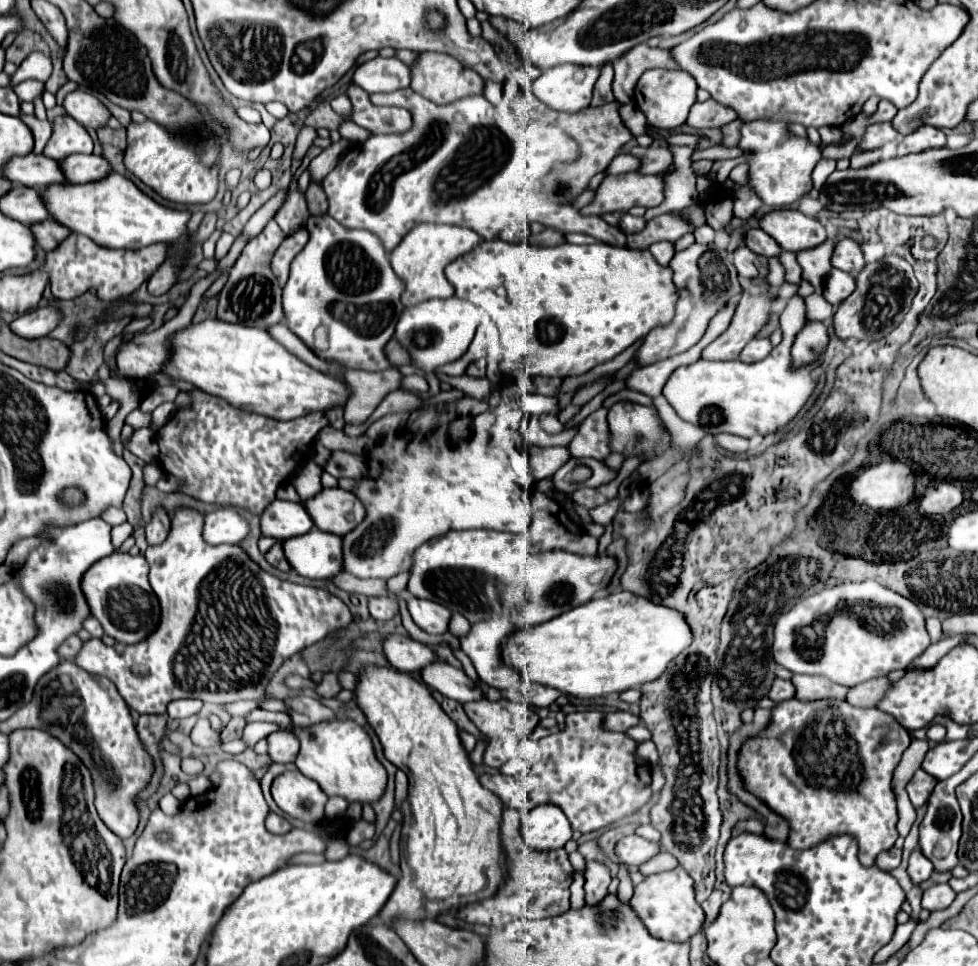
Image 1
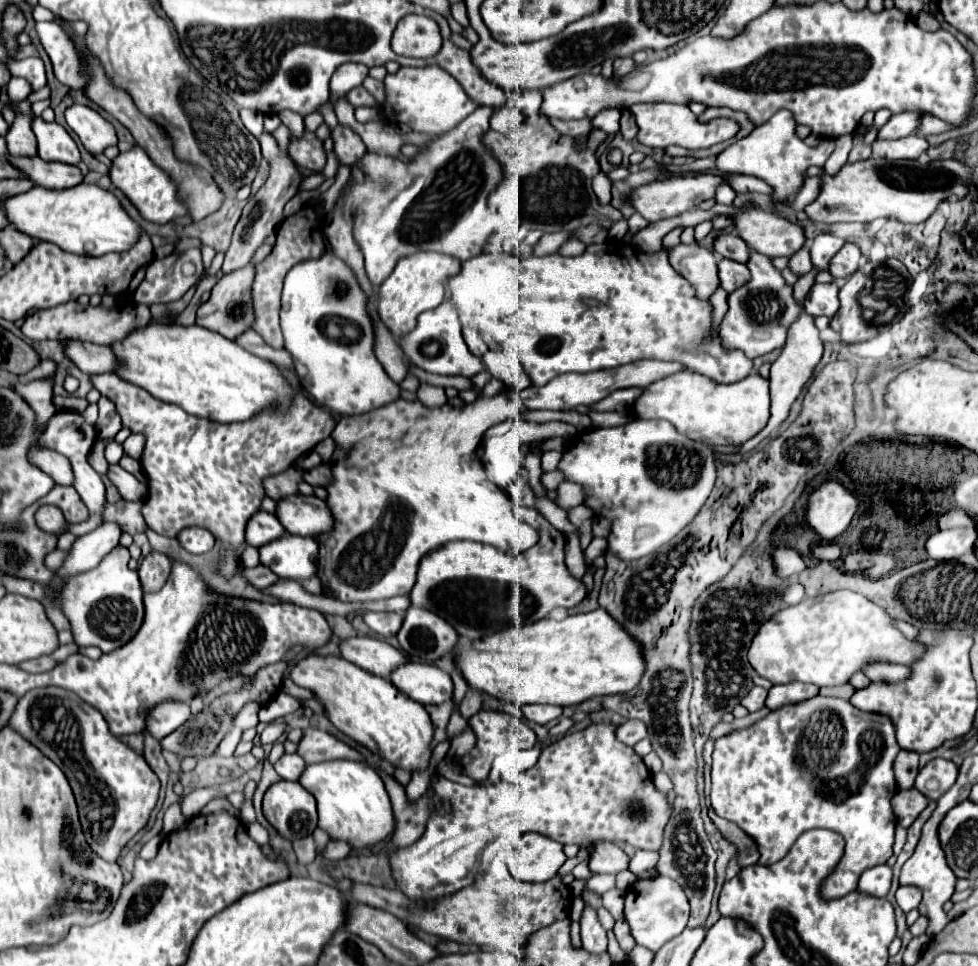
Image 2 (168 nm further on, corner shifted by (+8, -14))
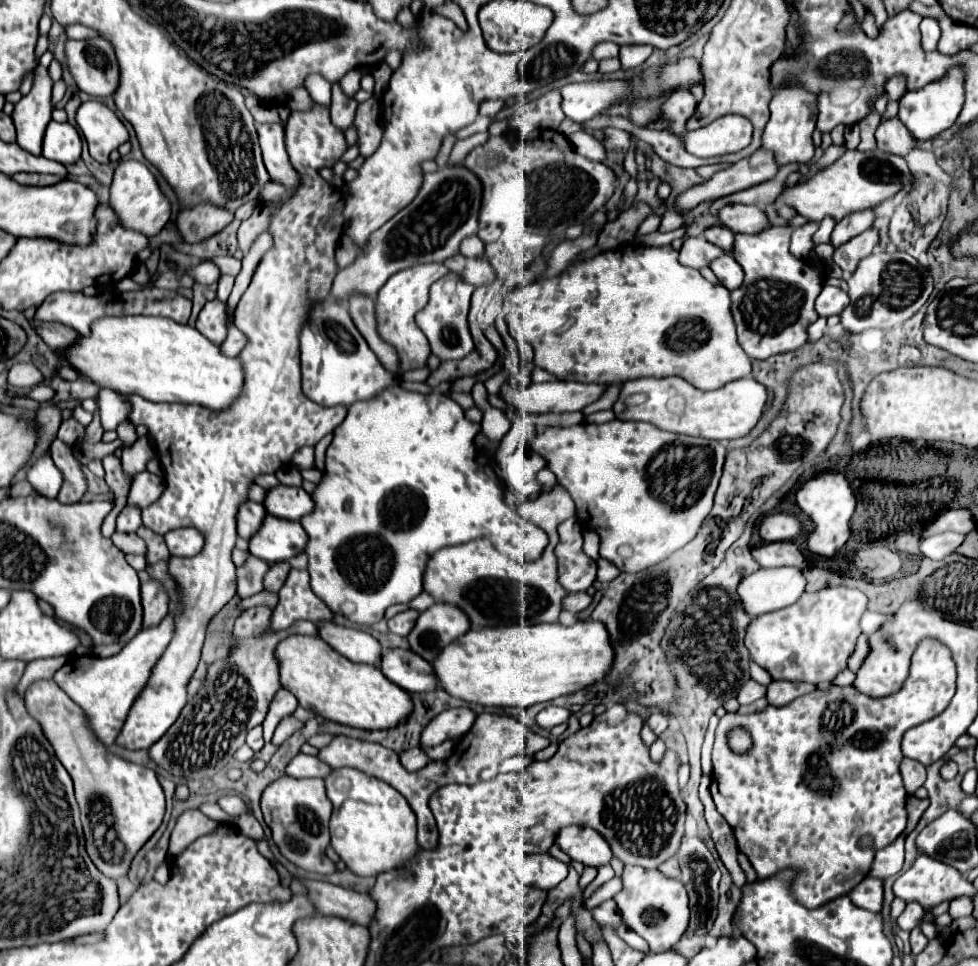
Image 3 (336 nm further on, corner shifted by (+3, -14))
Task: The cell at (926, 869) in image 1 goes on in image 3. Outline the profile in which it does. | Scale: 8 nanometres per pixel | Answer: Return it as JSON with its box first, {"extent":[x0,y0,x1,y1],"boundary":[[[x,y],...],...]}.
{"extent":[897,902,923,930],"boundary":[[[907,902],[905,910],[901,912],[901,916],[897,918],[897,924],[903,930],[913,930],[917,926],[917,922],[923,918],[923,908],[919,902]]]}

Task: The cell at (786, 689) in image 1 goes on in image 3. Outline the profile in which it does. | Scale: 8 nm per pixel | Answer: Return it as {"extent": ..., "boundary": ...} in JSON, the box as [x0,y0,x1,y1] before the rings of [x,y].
{"extent":[737,680,767,704],"boundary":[[[749,680],[747,684],[741,686],[737,700],[739,700],[739,704],[753,704],[755,700],[765,698],[765,694],[767,694],[767,686],[761,686],[755,680]]]}

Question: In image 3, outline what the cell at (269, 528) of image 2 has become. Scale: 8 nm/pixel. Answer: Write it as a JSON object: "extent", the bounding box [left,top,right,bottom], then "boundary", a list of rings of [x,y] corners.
{"extent":[239,500,267,540],"boundary":[[[251,500],[243,504],[243,508],[239,510],[239,536],[249,540],[253,534],[257,534],[265,516],[267,516],[267,510],[263,508],[263,504],[257,504]]]}

